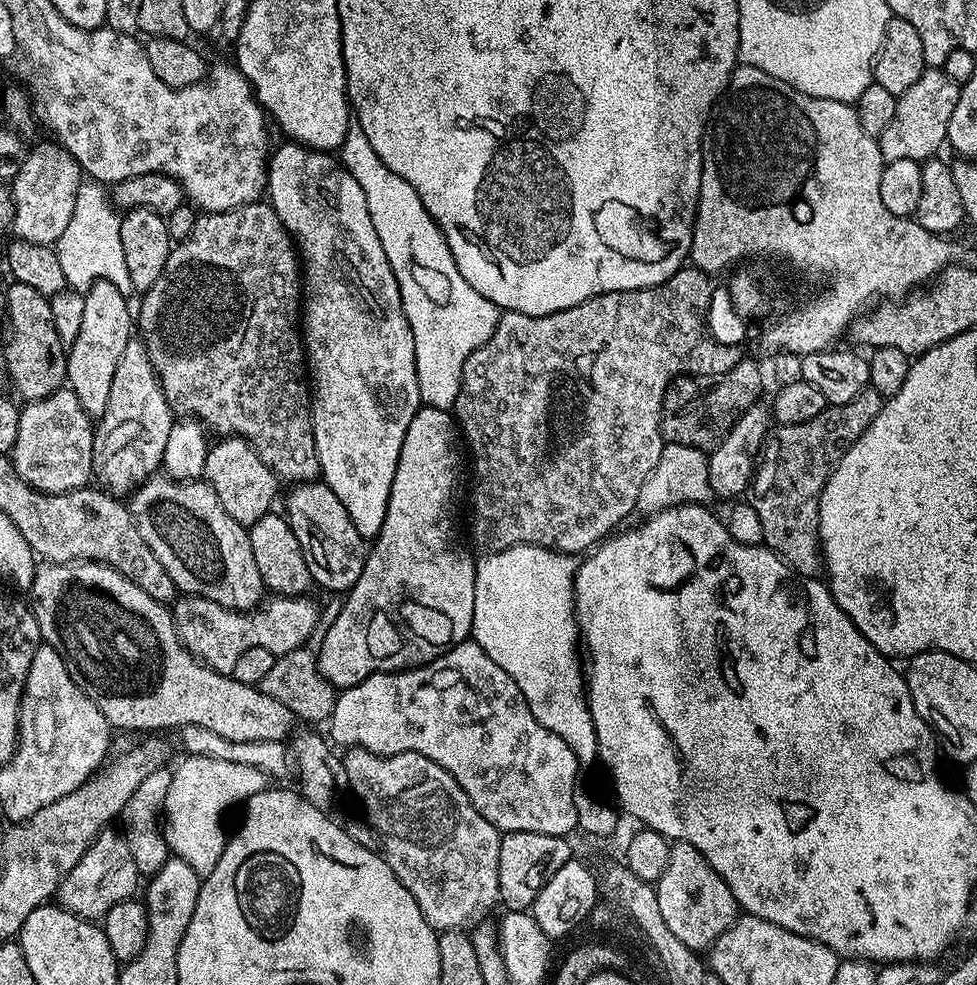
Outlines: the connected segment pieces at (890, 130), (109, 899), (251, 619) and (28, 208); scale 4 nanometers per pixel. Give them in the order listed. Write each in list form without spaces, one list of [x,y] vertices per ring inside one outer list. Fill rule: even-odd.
[[[928,68],[896,101],[894,122],[886,126],[880,135],[880,149],[885,161],[898,158],[910,158],[921,162],[933,159],[940,147],[945,147],[950,126],[950,114],[954,114],[954,106],[958,106],[961,85],[955,84],[944,71],[939,68]]]
[[[105,830],[97,836],[86,854],[82,854],[78,866],[66,874],[56,891],[55,899],[60,907],[83,920],[99,921],[114,906],[118,906],[118,902],[133,899],[137,895],[136,883],[142,880],[126,838],[119,831],[112,831]]]
[[[181,595],[171,605],[172,618],[176,622],[176,633],[180,635],[180,643],[200,661],[218,672],[230,674],[234,670],[234,662],[251,648],[265,648],[270,650],[273,656],[279,658],[288,655],[289,652],[307,645],[316,623],[320,620],[320,612],[316,604],[307,595],[303,596],[278,596],[269,595],[259,606],[249,608],[247,612],[234,612],[231,608],[218,606],[218,602],[210,602],[210,598],[201,596]]]
[[[52,142],[49,148],[33,147],[22,162],[22,170],[18,170],[18,174],[10,182],[14,202],[11,235],[17,240],[34,244],[55,245],[69,225],[81,183],[80,163],[66,149],[61,148],[59,143]]]

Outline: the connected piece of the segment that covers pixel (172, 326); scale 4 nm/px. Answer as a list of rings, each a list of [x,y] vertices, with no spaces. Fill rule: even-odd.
[[[257,202],[254,204],[243,204],[237,208],[231,208],[225,212],[205,212],[197,215],[194,222],[194,230],[190,230],[190,238],[179,241],[173,247],[172,252],[166,258],[166,266],[162,270],[162,275],[158,277],[158,282],[154,282],[154,286],[150,286],[148,292],[143,293],[139,297],[140,312],[138,308],[138,336],[142,341],[150,366],[160,378],[160,385],[166,394],[166,402],[172,408],[173,413],[180,418],[191,418],[199,420],[204,425],[209,433],[215,434],[217,437],[223,438],[225,436],[242,436],[247,440],[248,445],[255,450],[258,458],[262,458],[262,462],[266,462],[266,466],[270,468],[275,474],[277,481],[284,482],[289,480],[289,485],[295,486],[298,484],[306,484],[315,481],[320,476],[320,463],[318,462],[318,454],[314,446],[314,430],[312,429],[312,405],[310,403],[310,384],[306,379],[306,353],[302,343],[302,264],[298,259],[298,249],[292,243],[292,235],[286,230],[286,226],[282,226],[282,222],[278,218],[276,211],[272,209],[271,204],[267,202]]]

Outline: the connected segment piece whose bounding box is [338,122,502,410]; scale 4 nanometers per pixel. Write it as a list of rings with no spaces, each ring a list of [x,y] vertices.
[[[349,123],[346,138],[338,149],[338,159],[354,182],[362,186],[362,194],[366,194],[370,222],[374,222],[378,242],[382,242],[382,250],[386,250],[386,258],[400,287],[406,322],[410,322],[410,334],[414,334],[421,405],[451,409],[458,398],[466,358],[470,358],[470,354],[494,334],[501,309],[490,302],[490,298],[482,298],[482,294],[462,278],[454,254],[450,254],[442,230],[426,206],[422,206],[418,190],[414,190],[406,178],[398,178],[398,174],[374,154],[374,146],[370,146],[359,124]]]

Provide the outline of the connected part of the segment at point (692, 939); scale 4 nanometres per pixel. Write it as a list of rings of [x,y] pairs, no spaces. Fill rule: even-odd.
[[[673,843],[668,849],[668,865],[655,885],[658,907],[662,909],[662,919],[670,926],[670,934],[694,950],[707,950],[731,924],[738,919],[738,905],[730,886],[708,865],[706,858],[694,846]]]

